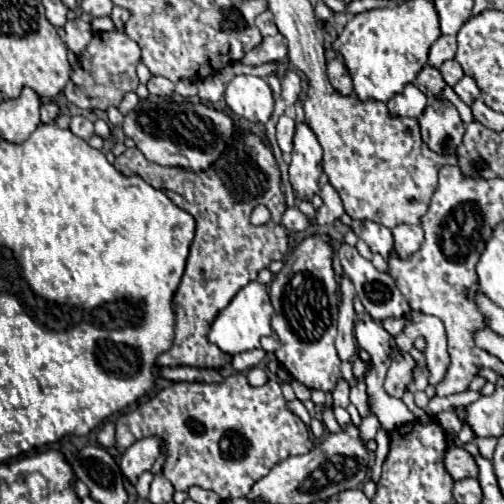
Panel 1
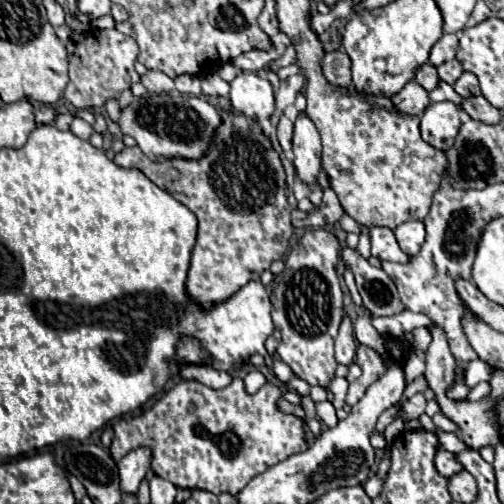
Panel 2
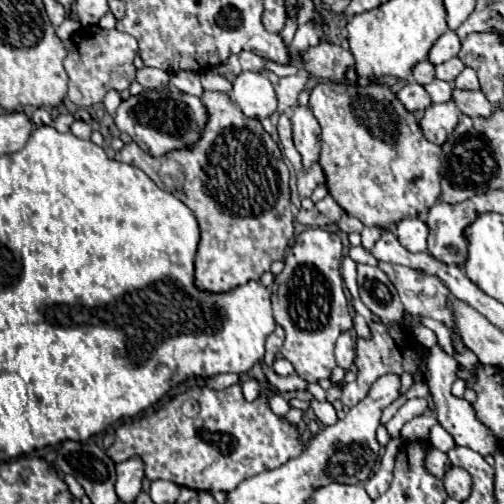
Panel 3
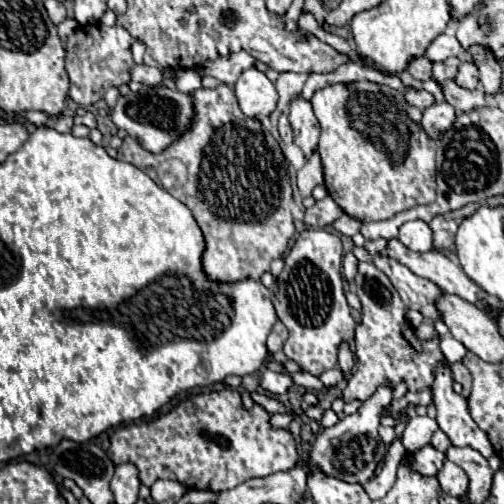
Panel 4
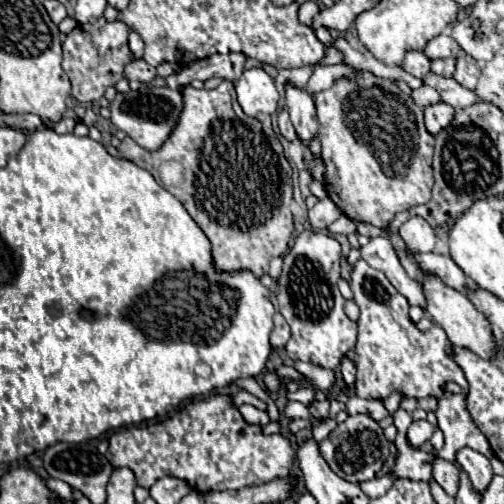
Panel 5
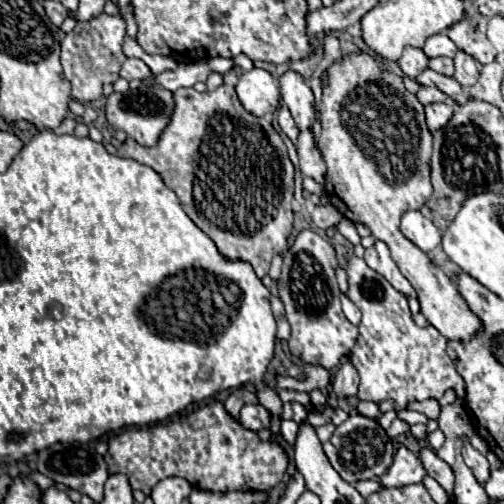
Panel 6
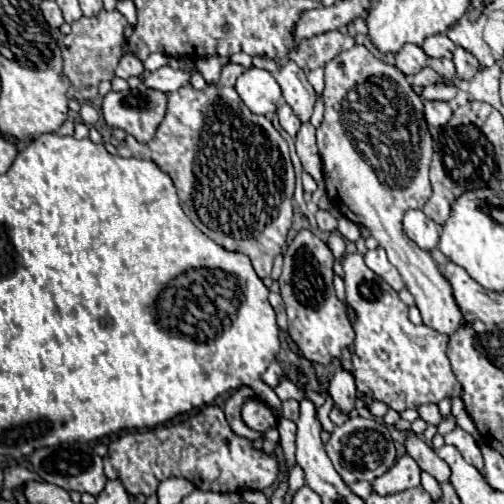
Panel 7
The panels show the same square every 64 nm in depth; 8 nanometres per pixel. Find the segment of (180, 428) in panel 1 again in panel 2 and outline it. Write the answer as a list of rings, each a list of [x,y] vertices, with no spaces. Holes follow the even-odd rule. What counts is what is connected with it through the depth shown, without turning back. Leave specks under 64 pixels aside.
[[[234,378],[232,384],[222,390],[212,390],[196,380],[180,382],[164,398],[160,398],[150,410],[144,410],[138,416],[122,418],[114,424],[116,436],[110,446],[110,454],[118,462],[128,452],[144,446],[152,450],[152,462],[150,462],[152,472],[164,480],[170,480],[174,486],[190,488],[190,490],[200,488],[212,494],[220,494],[220,492],[238,494],[248,484],[248,480],[252,480],[256,474],[308,448],[304,440],[302,420],[292,414],[282,414],[276,408],[276,400],[280,396],[282,392],[274,384],[264,384],[254,396],[248,396],[242,378]]]

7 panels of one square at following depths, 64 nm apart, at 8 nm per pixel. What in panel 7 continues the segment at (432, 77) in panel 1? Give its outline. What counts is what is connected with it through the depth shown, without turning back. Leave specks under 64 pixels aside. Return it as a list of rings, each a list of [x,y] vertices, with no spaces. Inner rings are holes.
[[[404,44],[400,48],[400,52],[394,54],[394,66],[404,72],[406,76],[414,76],[416,72],[420,72],[420,68],[426,66],[426,54],[420,46],[416,44]]]

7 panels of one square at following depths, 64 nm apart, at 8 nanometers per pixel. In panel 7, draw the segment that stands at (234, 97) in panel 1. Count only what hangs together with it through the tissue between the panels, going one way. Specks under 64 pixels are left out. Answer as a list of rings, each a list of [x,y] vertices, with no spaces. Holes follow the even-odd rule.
[[[248,68],[236,82],[236,92],[254,114],[274,114],[282,104],[278,82],[268,70]]]

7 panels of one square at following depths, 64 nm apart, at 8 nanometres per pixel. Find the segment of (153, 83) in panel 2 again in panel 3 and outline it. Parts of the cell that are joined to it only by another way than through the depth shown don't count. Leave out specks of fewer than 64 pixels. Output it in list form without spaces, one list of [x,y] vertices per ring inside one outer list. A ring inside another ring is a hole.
[[[144,66],[144,68],[136,70],[136,80],[138,80],[144,88],[156,90],[156,88],[168,86],[170,76],[168,76],[164,70],[158,70],[158,68],[146,68],[146,66]]]

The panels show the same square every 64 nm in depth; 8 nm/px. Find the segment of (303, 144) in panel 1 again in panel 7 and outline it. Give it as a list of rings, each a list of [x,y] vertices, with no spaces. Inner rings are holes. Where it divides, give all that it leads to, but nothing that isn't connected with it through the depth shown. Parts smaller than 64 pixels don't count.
[[[292,60],[280,66],[276,74],[276,82],[282,88],[282,96],[286,104],[292,106],[292,110],[298,114],[302,122],[308,122],[312,116],[312,108],[316,104],[316,92],[312,84],[306,78],[306,72]]]

